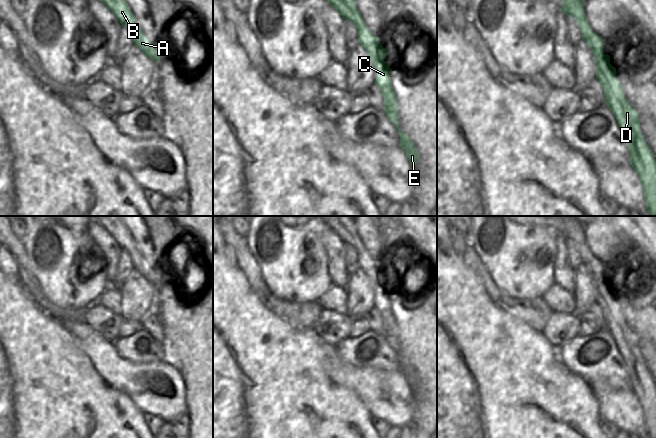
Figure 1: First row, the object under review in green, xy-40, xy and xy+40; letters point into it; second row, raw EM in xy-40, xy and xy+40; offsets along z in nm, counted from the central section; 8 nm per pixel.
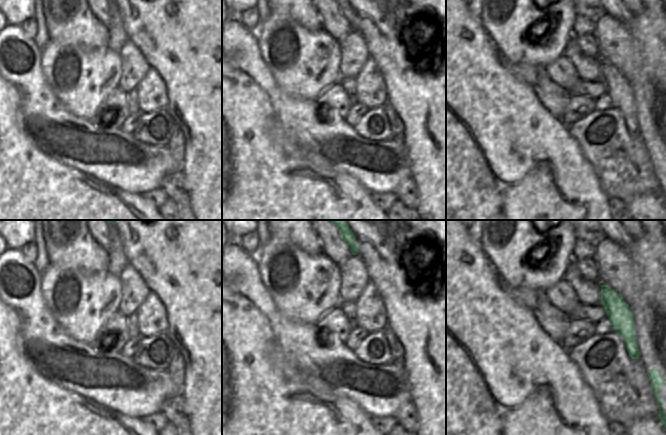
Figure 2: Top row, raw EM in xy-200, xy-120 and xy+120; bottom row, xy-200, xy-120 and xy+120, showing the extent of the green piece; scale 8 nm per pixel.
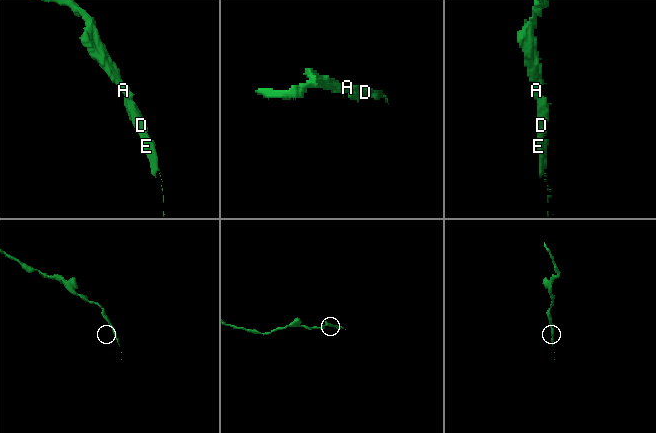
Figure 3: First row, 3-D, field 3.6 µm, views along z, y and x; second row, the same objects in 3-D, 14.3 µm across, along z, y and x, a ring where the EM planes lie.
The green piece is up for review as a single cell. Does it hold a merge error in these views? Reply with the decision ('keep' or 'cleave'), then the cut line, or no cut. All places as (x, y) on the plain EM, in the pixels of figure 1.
keep; cut none

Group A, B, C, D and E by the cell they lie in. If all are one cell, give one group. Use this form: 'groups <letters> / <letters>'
groups A B C D E

